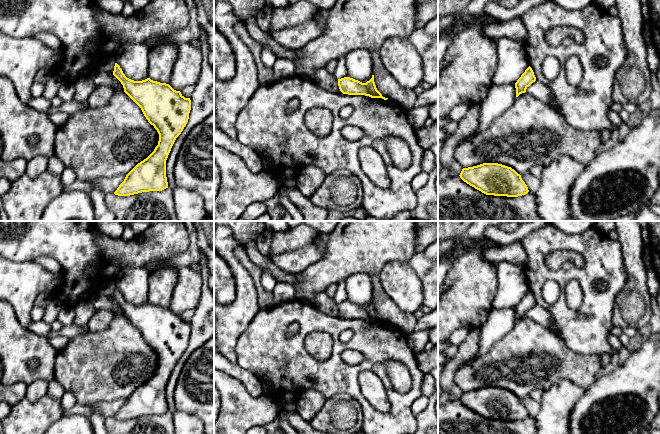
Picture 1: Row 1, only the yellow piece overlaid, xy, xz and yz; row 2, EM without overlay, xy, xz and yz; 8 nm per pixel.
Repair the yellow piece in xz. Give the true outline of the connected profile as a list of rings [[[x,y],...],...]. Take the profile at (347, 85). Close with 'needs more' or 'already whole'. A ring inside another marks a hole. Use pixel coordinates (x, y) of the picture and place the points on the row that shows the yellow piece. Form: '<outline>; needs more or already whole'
[[[372,75],[372,78],[366,83],[362,83],[350,77],[344,77],[338,79],[338,86],[343,94],[365,95],[371,98],[382,98],[384,100],[388,99],[383,97],[382,94],[377,90],[374,82],[374,75]]]; already whole

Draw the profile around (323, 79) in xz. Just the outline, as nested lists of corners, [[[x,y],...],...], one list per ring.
[[[325,68],[317,70],[315,75],[315,83],[317,86],[332,92],[332,93],[342,93],[338,86],[338,80],[326,71]]]

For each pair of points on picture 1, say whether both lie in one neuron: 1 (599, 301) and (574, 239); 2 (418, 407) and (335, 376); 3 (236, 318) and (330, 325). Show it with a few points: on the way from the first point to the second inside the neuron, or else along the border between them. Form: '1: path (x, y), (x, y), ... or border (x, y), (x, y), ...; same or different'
1: path (589, 286), (589, 254); same
2: border (422, 395), (411, 406), (411, 411), (414, 415); different
3: border (261, 310), (238, 337); different

